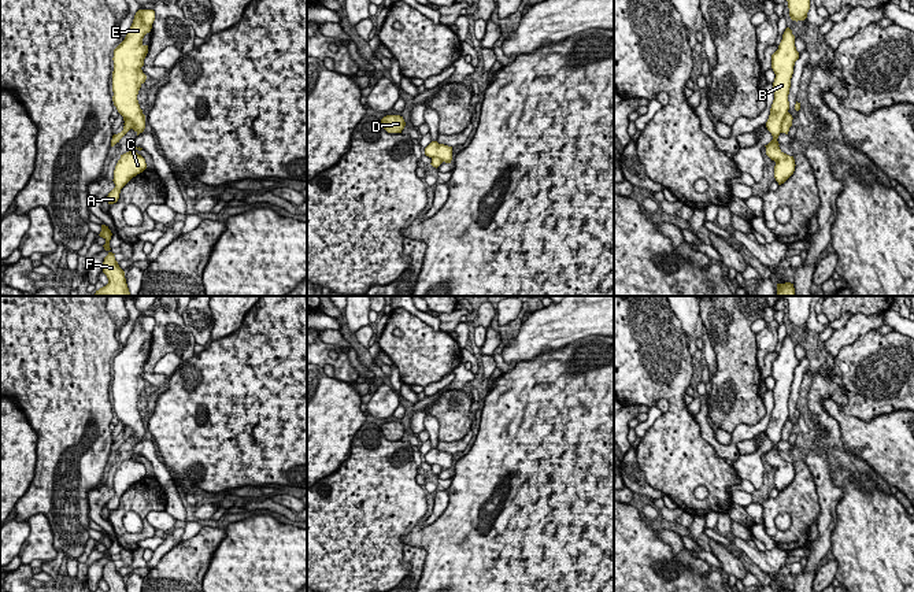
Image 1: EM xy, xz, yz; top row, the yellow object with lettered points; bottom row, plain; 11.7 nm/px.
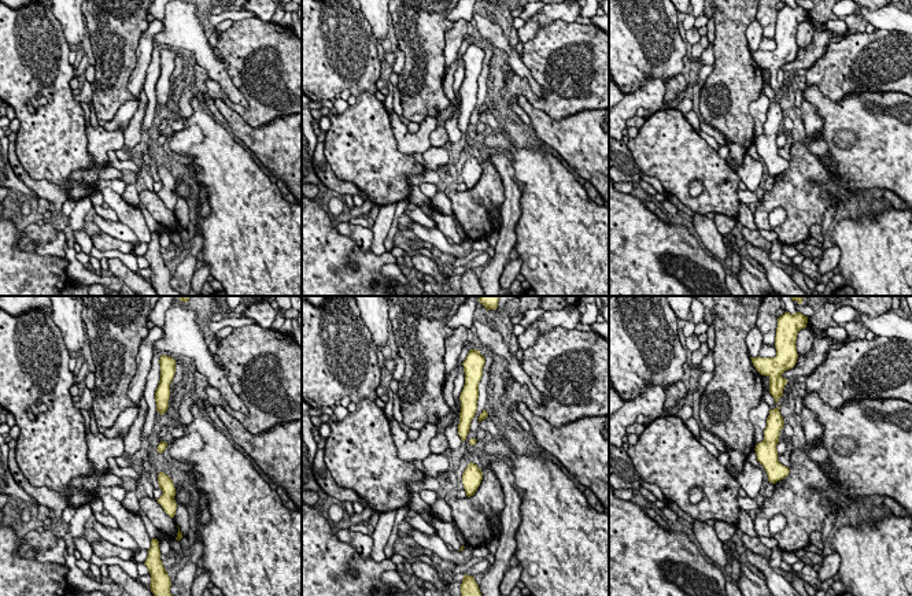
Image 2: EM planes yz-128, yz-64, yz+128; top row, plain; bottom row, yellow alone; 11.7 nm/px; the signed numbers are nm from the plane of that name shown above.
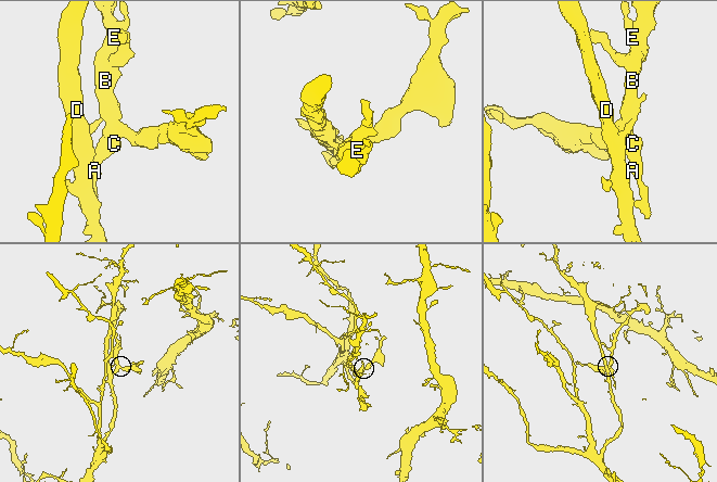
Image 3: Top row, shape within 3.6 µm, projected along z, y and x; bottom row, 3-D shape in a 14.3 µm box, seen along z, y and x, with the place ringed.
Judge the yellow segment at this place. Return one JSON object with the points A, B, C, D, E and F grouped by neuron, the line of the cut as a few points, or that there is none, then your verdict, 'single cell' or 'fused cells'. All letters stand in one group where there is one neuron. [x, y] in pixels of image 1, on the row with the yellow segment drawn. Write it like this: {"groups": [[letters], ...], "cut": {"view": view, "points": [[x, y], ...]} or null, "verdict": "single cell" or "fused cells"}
{"groups": [["A", "B", "C", "E"], ["D", "F"]], "cut": {"view": "yz", "points": [[788, 113], [780, 132]]}, "verdict": "fused cells"}

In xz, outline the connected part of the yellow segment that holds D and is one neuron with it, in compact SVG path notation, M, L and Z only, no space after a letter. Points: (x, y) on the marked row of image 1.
M386 115L381 119L381 123L388 133L402 133L406 126L406 122L400 115Z

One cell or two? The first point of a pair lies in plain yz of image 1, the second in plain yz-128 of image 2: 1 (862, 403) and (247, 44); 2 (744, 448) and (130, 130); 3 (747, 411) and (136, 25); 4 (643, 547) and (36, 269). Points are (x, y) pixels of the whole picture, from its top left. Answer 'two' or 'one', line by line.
1: one
2: one
3: one
4: one

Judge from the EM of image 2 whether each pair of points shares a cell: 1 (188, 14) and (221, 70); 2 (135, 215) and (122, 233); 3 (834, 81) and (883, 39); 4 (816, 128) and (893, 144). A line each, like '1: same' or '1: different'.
1: same
2: different
3: same
4: different

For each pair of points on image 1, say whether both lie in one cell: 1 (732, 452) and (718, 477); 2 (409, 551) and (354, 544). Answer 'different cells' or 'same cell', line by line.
1: different cells
2: different cells

